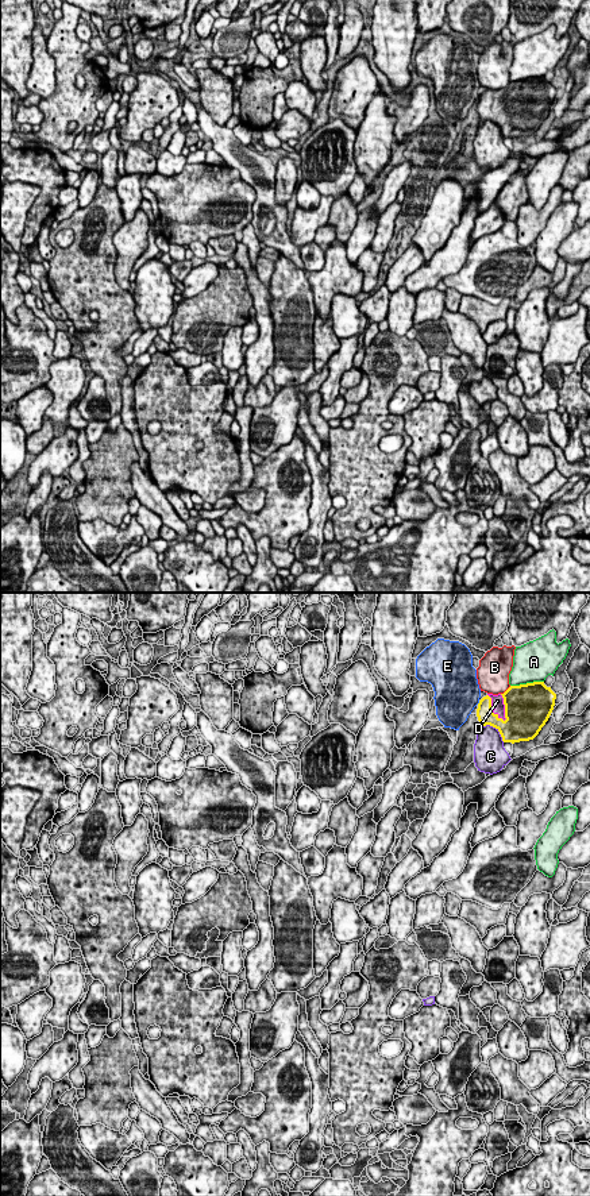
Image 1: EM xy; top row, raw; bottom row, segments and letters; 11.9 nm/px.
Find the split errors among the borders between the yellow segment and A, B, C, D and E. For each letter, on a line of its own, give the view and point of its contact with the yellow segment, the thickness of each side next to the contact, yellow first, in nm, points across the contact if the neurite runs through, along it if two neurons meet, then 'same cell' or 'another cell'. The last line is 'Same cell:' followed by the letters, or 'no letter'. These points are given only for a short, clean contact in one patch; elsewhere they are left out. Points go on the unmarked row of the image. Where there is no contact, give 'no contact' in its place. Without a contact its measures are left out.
A: contact xy (527, 78); calibres 500 and 440 nm; another cell
B: contact xy (506, 85); calibres 440 and 380 nm; another cell
C: contact xy (494, 122); calibres 320 and 360 nm; another cell
D: contact xy (493, 104); calibres 220 and 160 nm; same cell
E: contact xy (479, 97); calibres 200 and 460 nm; another cell
Same cell: D

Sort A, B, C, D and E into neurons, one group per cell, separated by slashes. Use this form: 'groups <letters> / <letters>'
groups A / B / C / D / E

